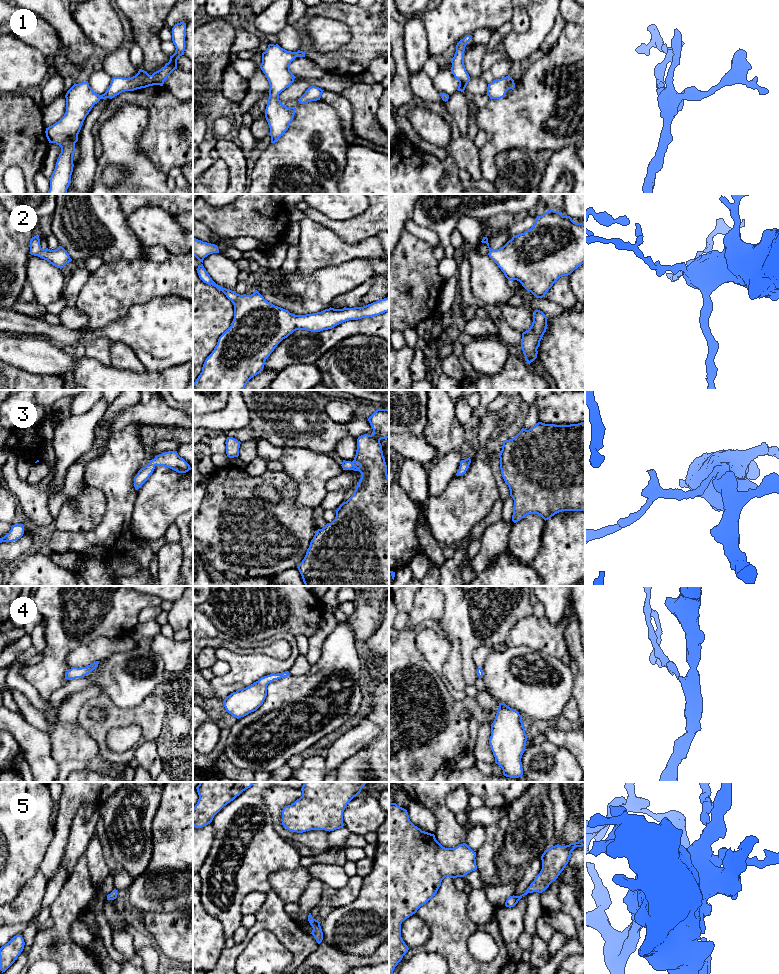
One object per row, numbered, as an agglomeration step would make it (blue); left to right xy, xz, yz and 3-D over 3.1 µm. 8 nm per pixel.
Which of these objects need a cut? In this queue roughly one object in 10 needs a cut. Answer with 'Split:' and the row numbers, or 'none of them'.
Split: none of them

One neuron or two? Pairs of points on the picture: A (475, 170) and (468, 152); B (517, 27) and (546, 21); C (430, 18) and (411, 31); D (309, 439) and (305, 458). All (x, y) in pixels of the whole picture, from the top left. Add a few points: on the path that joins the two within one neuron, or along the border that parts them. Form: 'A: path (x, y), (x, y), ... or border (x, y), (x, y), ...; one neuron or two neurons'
A: path (472, 166), (468, 156); one neuron
B: border (527, 10), (528, 28), (523, 32), (512, 33); two neurons
C: border (423, 17), (428, 45); two neurons
D: border (283, 448), (308, 447), (325, 454); two neurons

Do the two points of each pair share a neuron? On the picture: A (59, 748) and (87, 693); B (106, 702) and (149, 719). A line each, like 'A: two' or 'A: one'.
A: one
B: one

